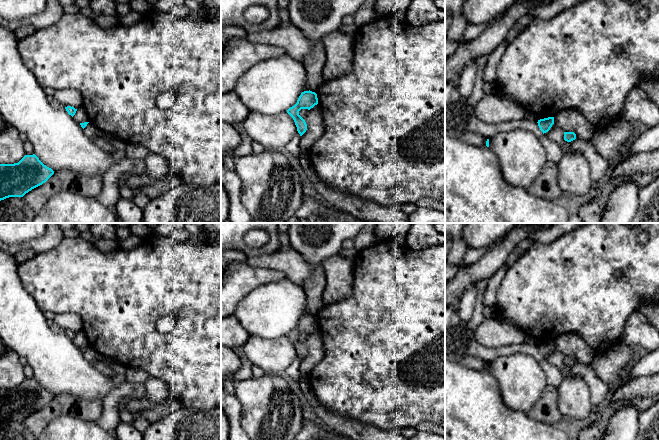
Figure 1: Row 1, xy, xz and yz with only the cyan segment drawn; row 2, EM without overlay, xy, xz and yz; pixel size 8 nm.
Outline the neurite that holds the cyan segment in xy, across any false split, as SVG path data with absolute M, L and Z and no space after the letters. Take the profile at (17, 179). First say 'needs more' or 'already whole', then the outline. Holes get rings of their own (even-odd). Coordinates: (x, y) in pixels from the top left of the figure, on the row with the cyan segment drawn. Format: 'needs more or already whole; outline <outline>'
already whole; outline M35 154L25 155L18 163L0 164L0 201L9 197L23 197L53 174L54 171Z

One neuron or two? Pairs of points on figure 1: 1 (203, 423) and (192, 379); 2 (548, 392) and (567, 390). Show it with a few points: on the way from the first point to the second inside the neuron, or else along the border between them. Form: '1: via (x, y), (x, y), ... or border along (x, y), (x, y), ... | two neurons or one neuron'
1: border along (180, 407), (210, 410) | two neurons
2: border along (557, 389), (557, 407), (562, 414) | two neurons

